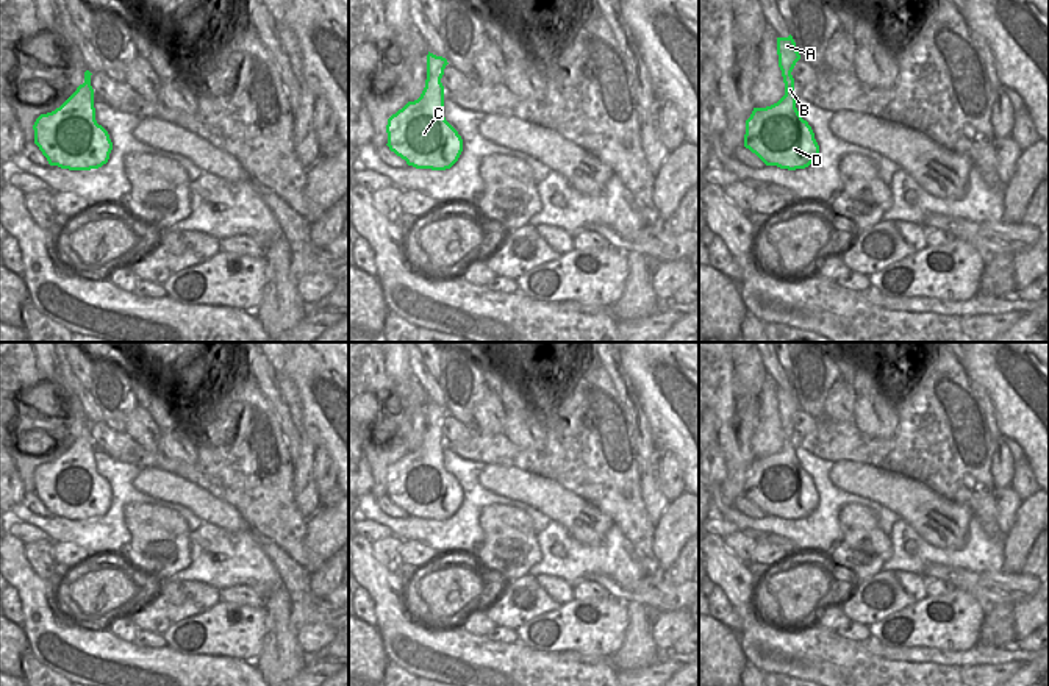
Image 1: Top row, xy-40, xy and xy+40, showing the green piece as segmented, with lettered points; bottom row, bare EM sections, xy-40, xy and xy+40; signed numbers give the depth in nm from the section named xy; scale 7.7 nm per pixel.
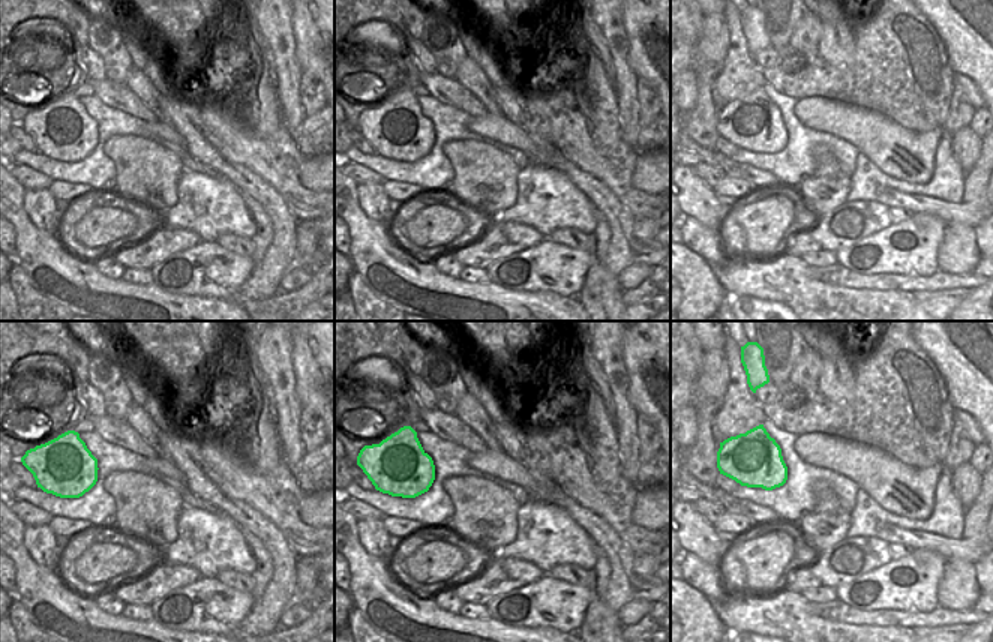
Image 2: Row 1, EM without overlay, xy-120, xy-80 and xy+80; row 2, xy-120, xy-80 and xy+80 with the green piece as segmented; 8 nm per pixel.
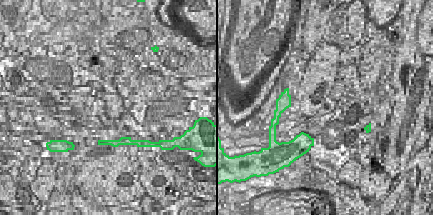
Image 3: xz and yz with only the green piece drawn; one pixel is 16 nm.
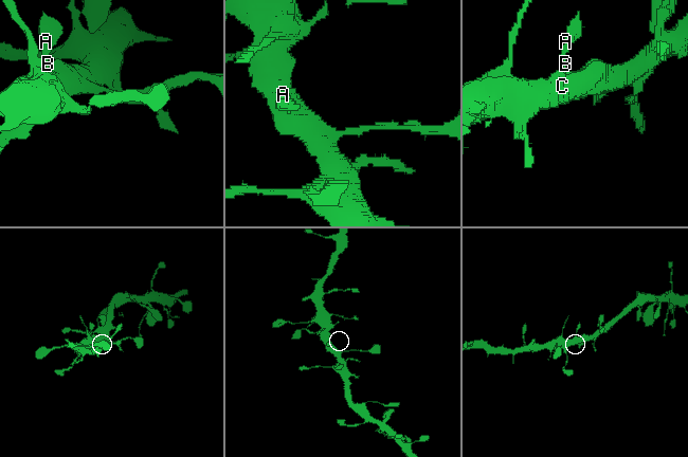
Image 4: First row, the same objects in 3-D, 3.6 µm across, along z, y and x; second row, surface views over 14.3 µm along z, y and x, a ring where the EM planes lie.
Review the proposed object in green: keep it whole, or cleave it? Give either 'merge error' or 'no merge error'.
no merge error

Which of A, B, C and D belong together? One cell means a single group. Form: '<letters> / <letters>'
A B C D

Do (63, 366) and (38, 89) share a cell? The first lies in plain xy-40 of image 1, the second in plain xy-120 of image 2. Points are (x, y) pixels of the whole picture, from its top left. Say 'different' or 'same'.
different

